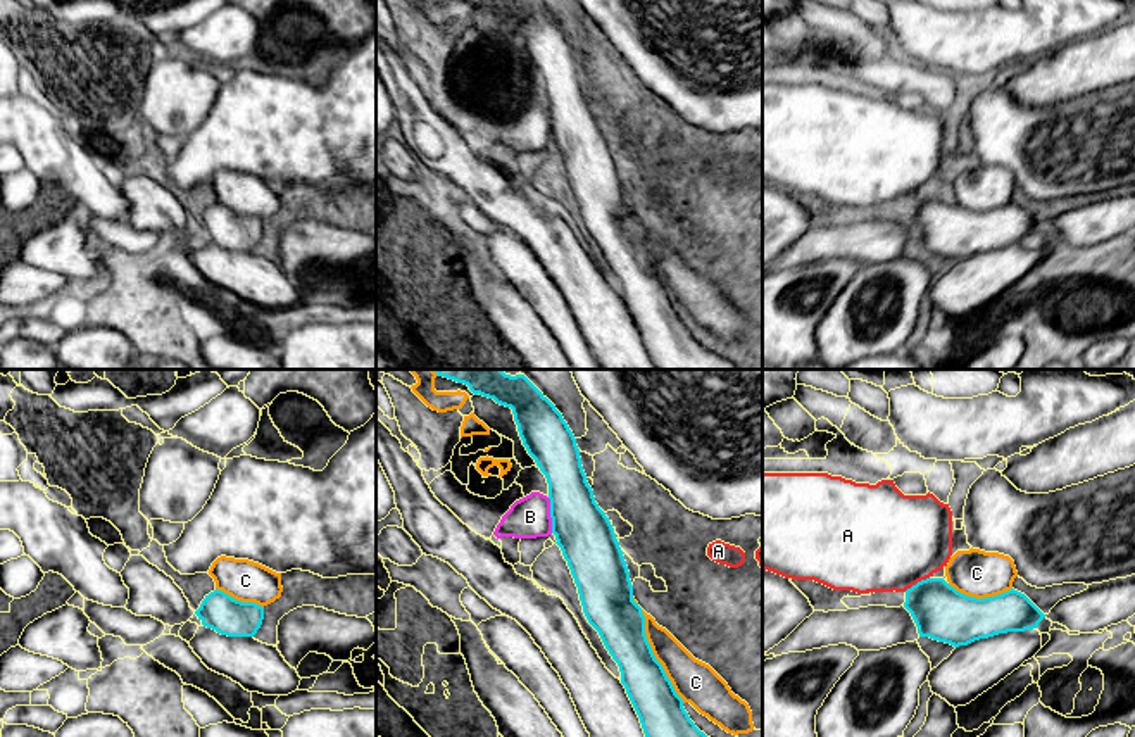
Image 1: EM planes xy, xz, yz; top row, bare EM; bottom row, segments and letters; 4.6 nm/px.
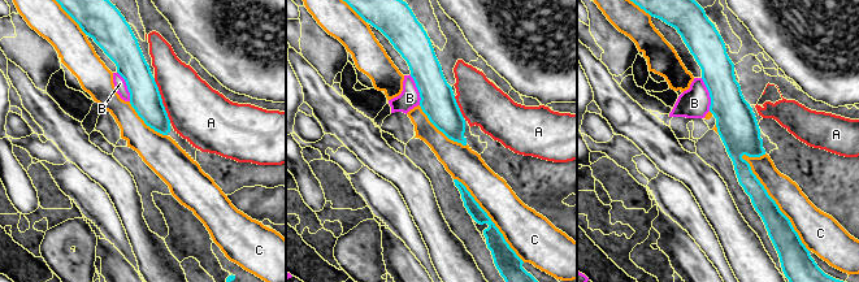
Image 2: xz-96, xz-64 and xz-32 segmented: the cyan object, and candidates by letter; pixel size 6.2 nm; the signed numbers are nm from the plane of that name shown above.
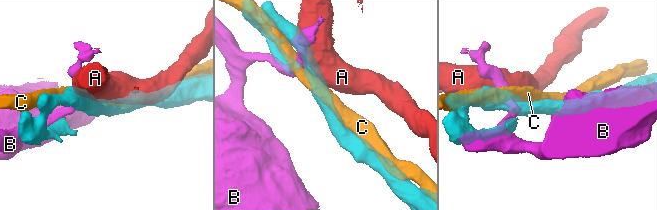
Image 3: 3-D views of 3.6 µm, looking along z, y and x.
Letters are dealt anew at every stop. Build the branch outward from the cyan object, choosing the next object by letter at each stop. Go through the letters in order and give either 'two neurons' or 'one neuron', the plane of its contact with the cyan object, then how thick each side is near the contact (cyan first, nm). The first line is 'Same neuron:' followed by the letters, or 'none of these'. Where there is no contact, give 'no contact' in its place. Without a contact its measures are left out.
Same neuron: none of these
A: two neurons | yz | 260/480 nm
B: two neurons | xz | 260/190 nm
C: two neurons | xz | 220/200 nm

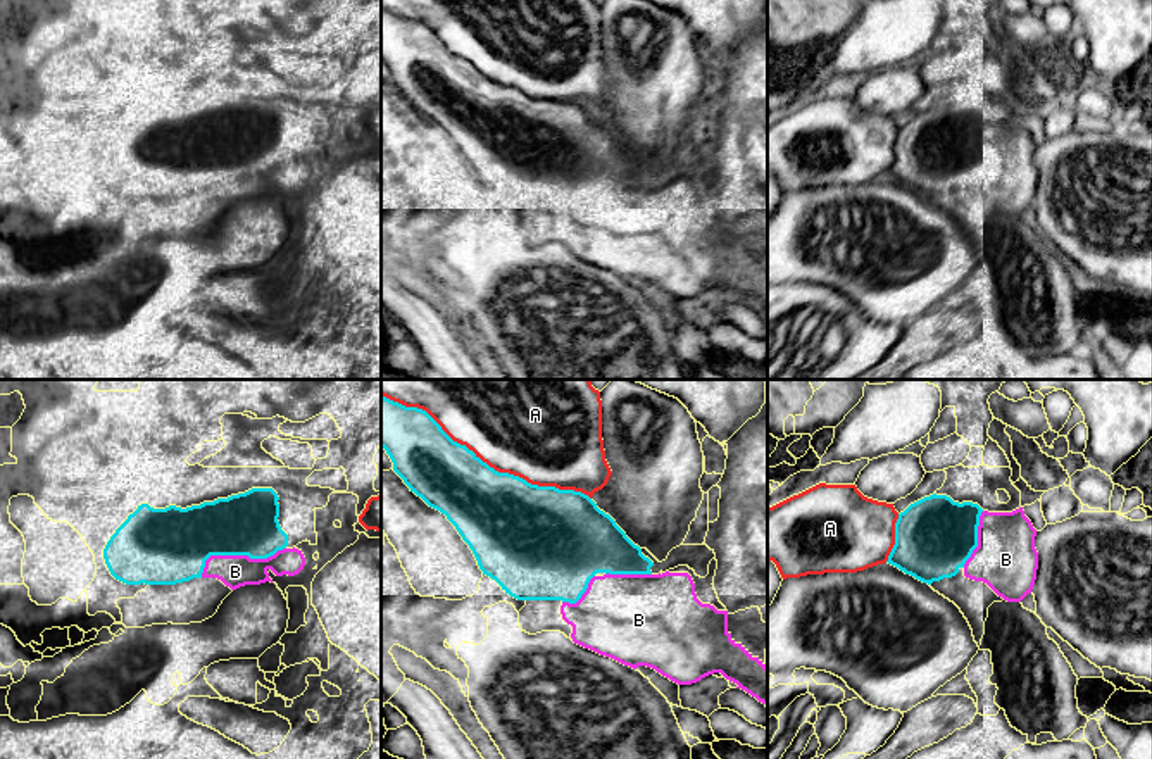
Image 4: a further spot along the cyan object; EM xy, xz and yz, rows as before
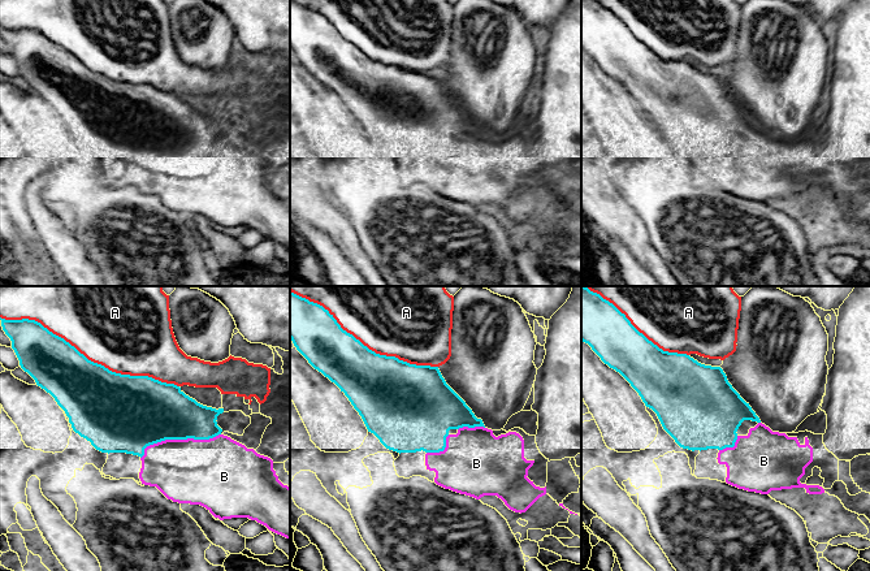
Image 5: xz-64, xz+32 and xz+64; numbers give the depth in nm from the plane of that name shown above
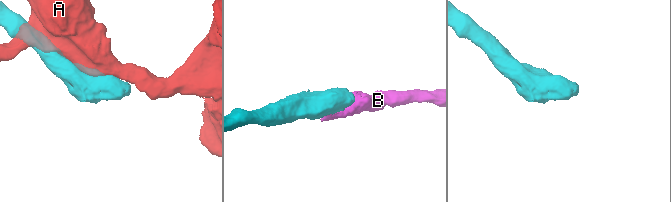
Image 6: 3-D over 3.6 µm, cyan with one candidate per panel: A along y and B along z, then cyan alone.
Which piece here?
Same neuron: B
A: two neurons | xz | 400/500 nm
B: one neuron | xy | 280/150 nm

